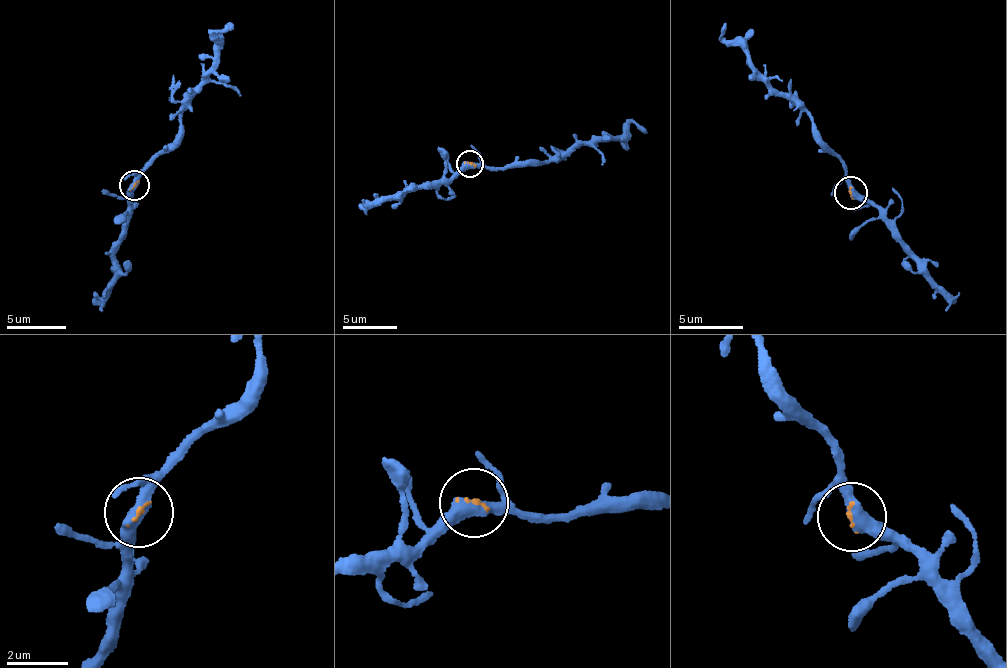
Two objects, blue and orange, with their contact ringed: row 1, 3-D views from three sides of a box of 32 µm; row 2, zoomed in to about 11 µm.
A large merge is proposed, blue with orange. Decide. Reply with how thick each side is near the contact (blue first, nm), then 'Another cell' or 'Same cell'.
Thickness 400 nm (blue) against 90 nm. Same cell

